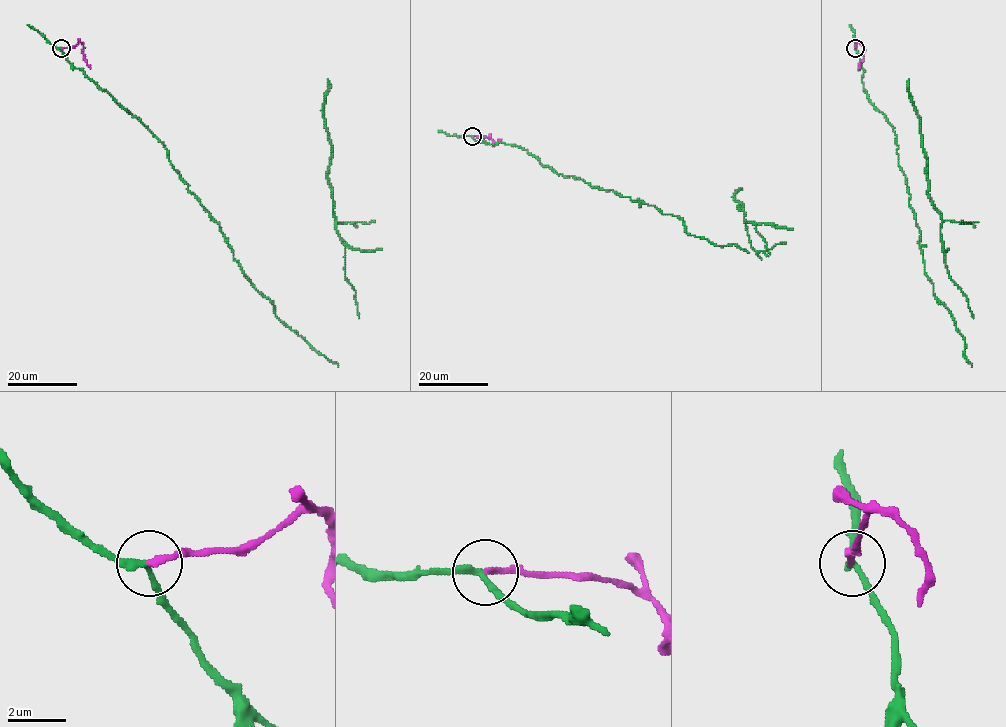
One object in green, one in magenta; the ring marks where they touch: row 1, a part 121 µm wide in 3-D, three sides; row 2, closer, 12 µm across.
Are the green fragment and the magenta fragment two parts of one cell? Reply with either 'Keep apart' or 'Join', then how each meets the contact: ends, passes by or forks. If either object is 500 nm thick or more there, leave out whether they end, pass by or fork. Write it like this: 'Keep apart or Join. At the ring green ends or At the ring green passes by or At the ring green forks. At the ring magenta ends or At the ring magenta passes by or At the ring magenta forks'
Keep apart. At the ring green passes by. At the ring magenta ends

